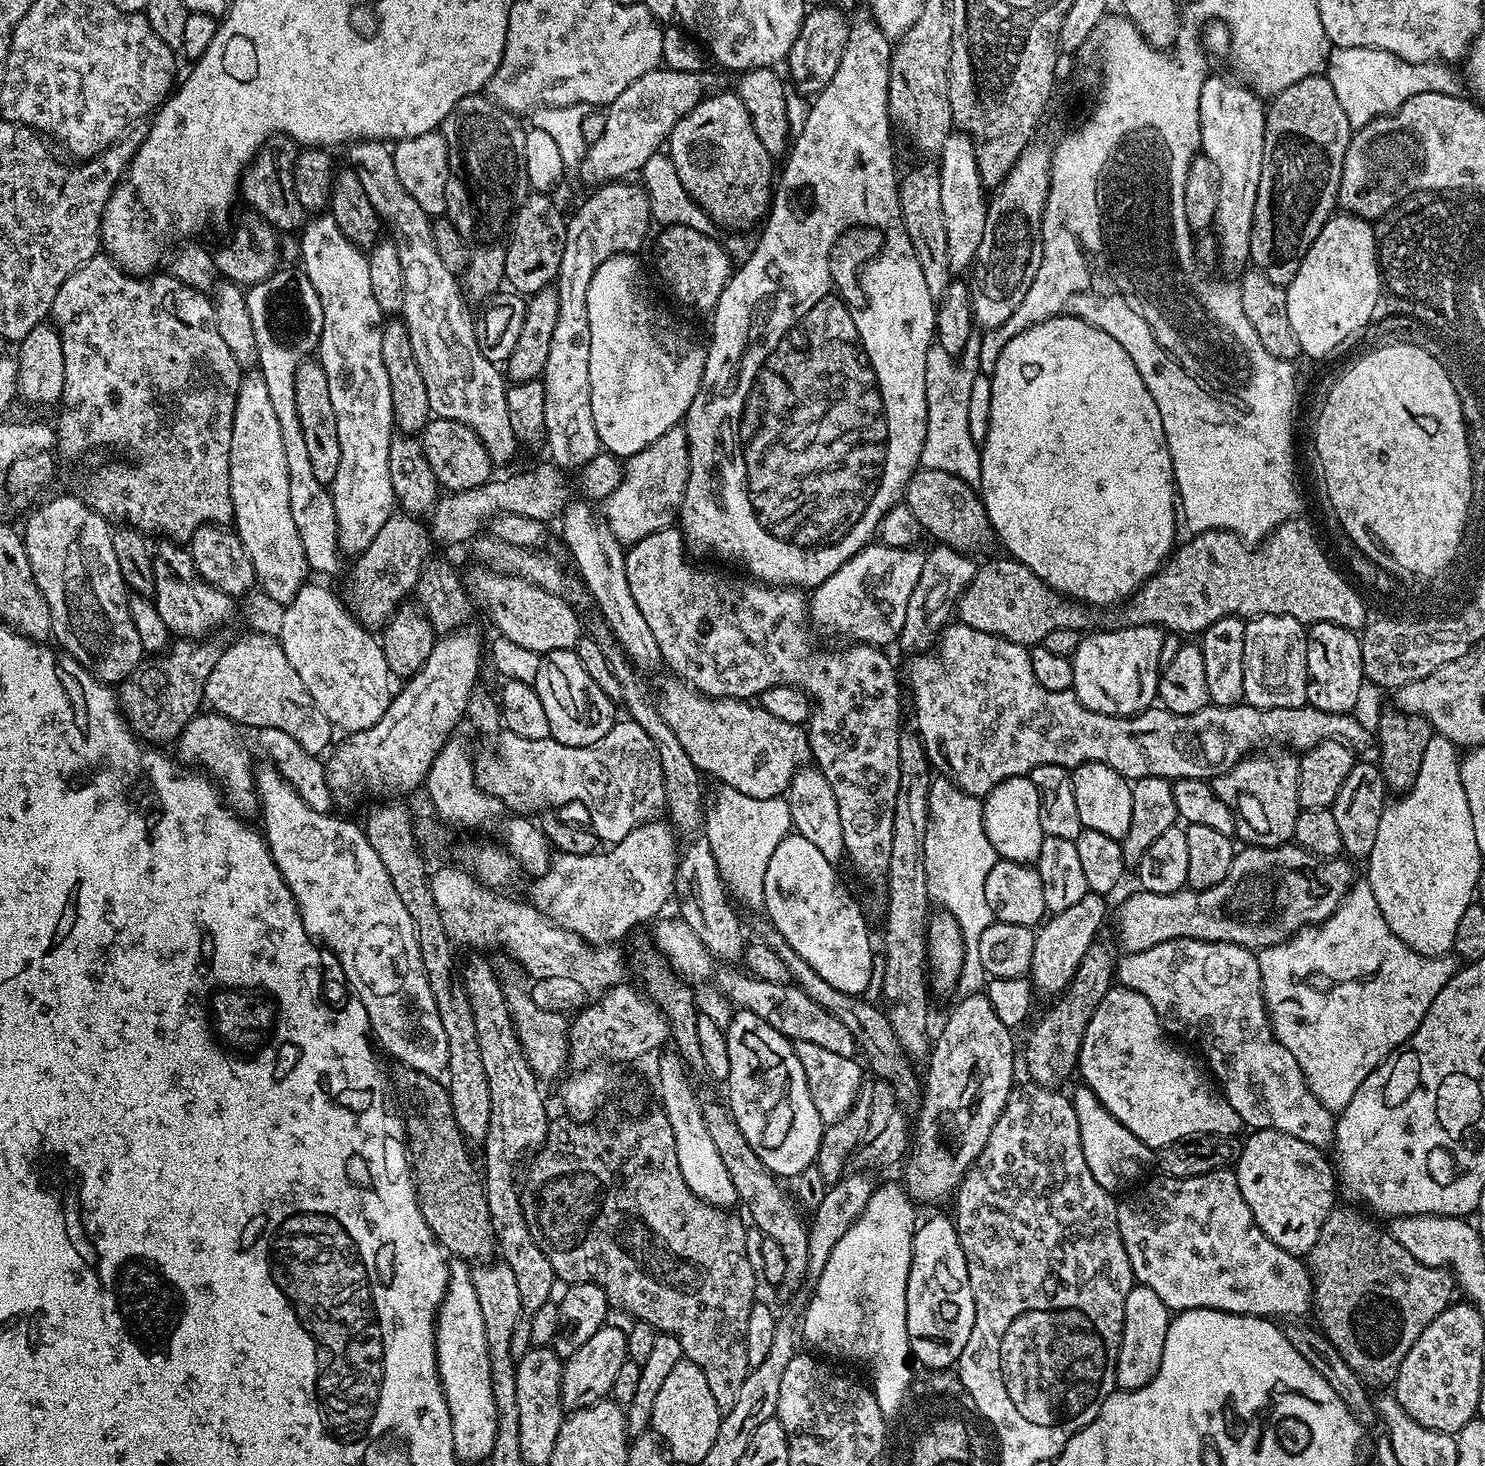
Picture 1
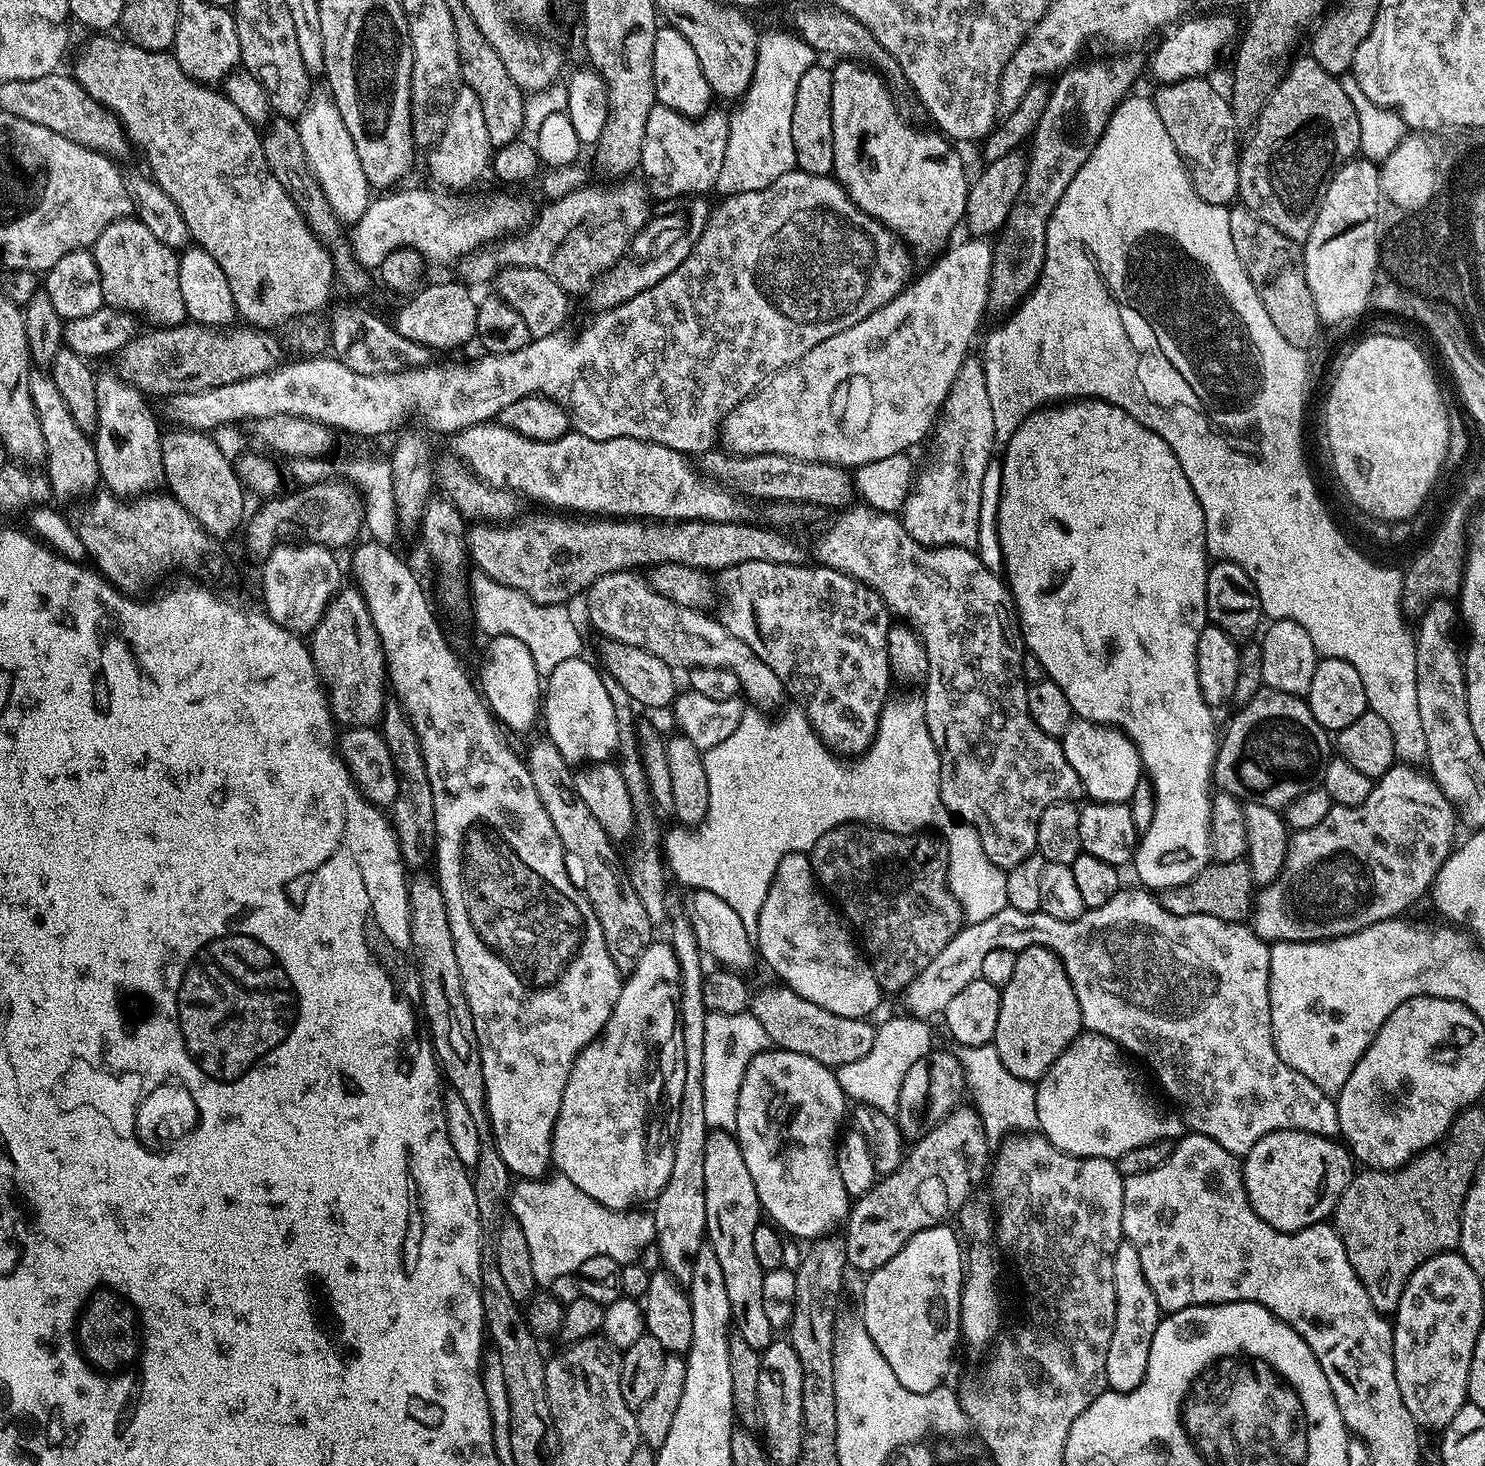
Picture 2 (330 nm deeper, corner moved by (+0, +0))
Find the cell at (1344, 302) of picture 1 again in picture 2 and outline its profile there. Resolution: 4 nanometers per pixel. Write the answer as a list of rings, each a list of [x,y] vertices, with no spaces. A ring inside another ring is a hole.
[[[1353,158],[1342,165],[1338,174],[1330,182],[1326,194],[1322,198],[1322,206],[1318,210],[1318,218],[1314,218],[1314,226],[1308,239],[1302,244],[1302,263],[1304,278],[1310,292],[1316,317],[1321,325],[1343,325],[1344,320],[1360,311],[1368,288],[1378,283],[1378,257],[1382,241],[1382,225],[1380,223],[1380,170],[1373,161]]]

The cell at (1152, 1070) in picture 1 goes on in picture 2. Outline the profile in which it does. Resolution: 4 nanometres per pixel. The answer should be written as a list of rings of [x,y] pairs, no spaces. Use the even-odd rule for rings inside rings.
[[[1097,1032],[1081,1033],[1035,1085],[1038,1128],[1044,1137],[1071,1156],[1097,1156],[1113,1162],[1126,1150],[1150,1142],[1179,1141],[1186,1132],[1181,1113],[1171,1112],[1156,1097],[1157,1089],[1144,1081],[1124,1049]]]

